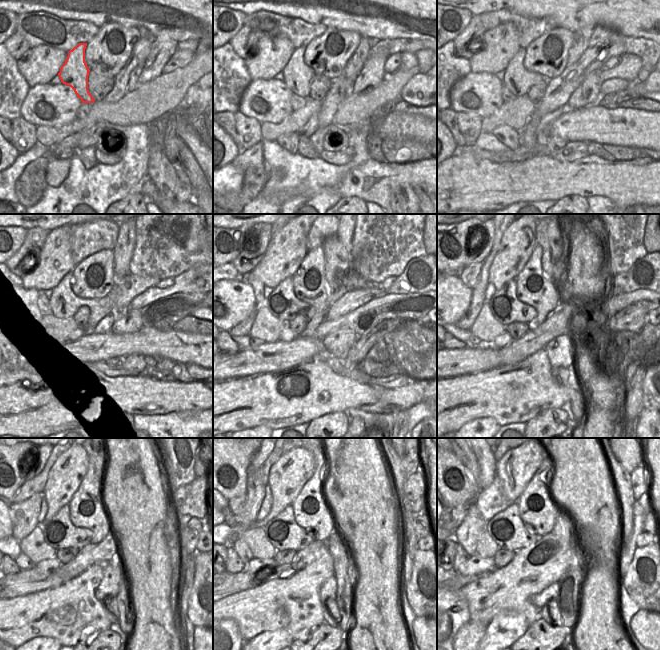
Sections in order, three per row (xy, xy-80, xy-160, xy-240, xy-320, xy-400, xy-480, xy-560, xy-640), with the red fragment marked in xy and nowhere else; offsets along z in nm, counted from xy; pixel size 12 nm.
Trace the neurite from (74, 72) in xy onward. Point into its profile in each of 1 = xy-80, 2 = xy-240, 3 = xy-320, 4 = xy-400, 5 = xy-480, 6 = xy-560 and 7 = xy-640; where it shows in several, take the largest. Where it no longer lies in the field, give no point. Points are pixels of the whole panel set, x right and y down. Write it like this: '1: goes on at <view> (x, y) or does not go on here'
1: goes on at xy-80 (298, 76)
2: goes on at xy-240 (63, 304)
3: goes on at xy-320 (282, 303)
4: goes on at xy-400 (506, 308)
5: goes on at xy-480 (59, 533)
6: goes on at xy-560 (282, 531)
7: goes on at xy-640 (506, 528)

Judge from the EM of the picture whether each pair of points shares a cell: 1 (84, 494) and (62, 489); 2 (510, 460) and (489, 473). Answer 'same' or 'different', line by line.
1: different
2: different

